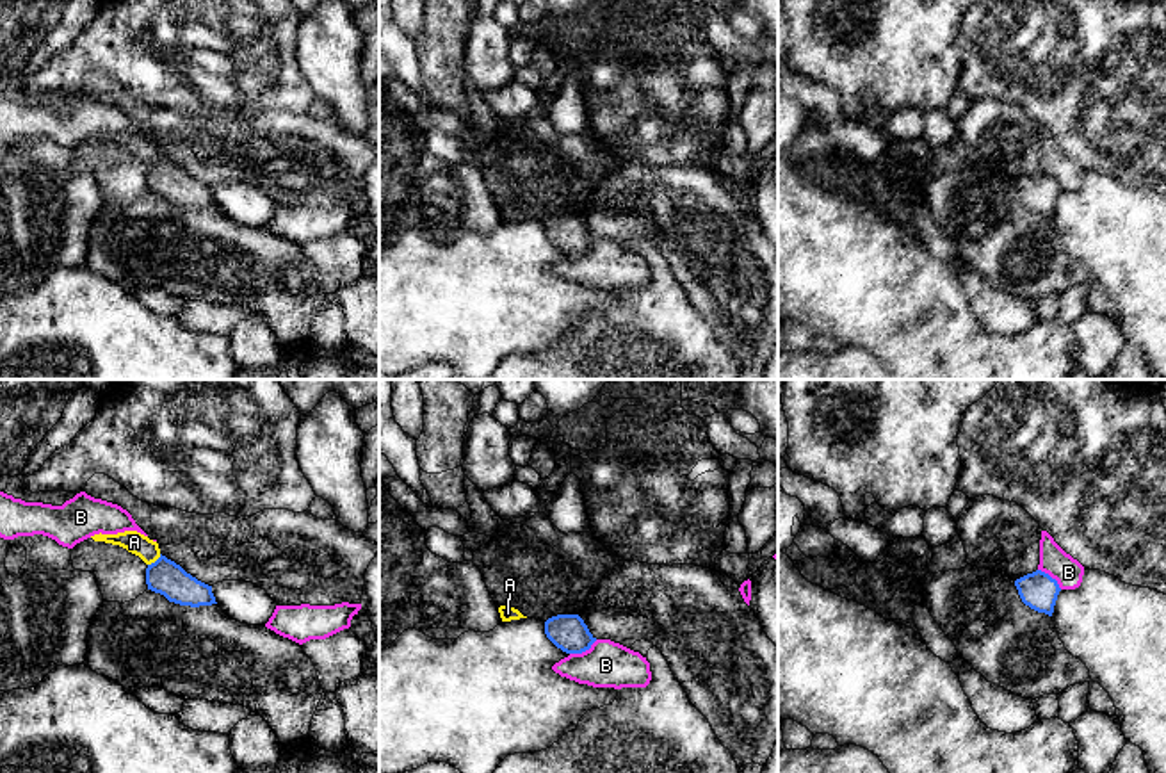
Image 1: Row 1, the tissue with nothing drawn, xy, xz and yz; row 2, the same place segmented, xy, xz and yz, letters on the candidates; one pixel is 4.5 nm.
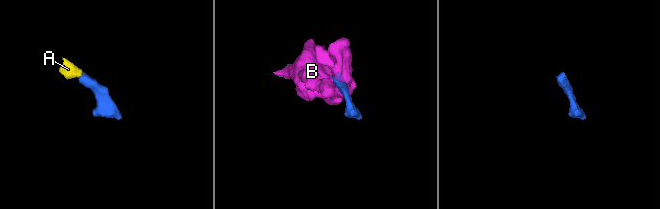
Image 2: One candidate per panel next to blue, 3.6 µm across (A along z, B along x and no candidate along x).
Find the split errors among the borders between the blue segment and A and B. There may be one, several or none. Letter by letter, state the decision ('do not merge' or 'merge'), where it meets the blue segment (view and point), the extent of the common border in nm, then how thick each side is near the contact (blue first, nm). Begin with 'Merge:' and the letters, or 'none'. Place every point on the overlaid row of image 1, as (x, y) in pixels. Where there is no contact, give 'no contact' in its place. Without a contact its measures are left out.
Merge: A
A: merge; contact xy (155, 561); length 80 nm; calibres 160 and 100 nm
B: do not merge; contact xz (582, 650); length 140 nm; calibres 160 and 200 nm

